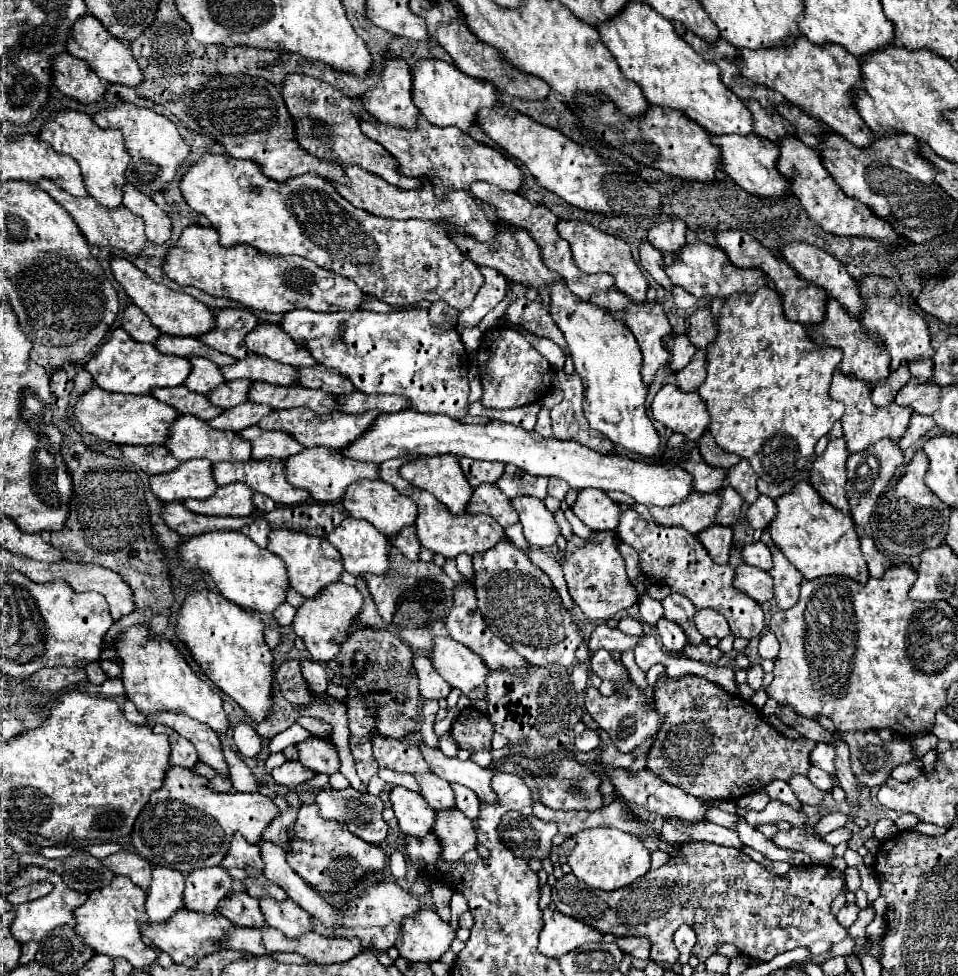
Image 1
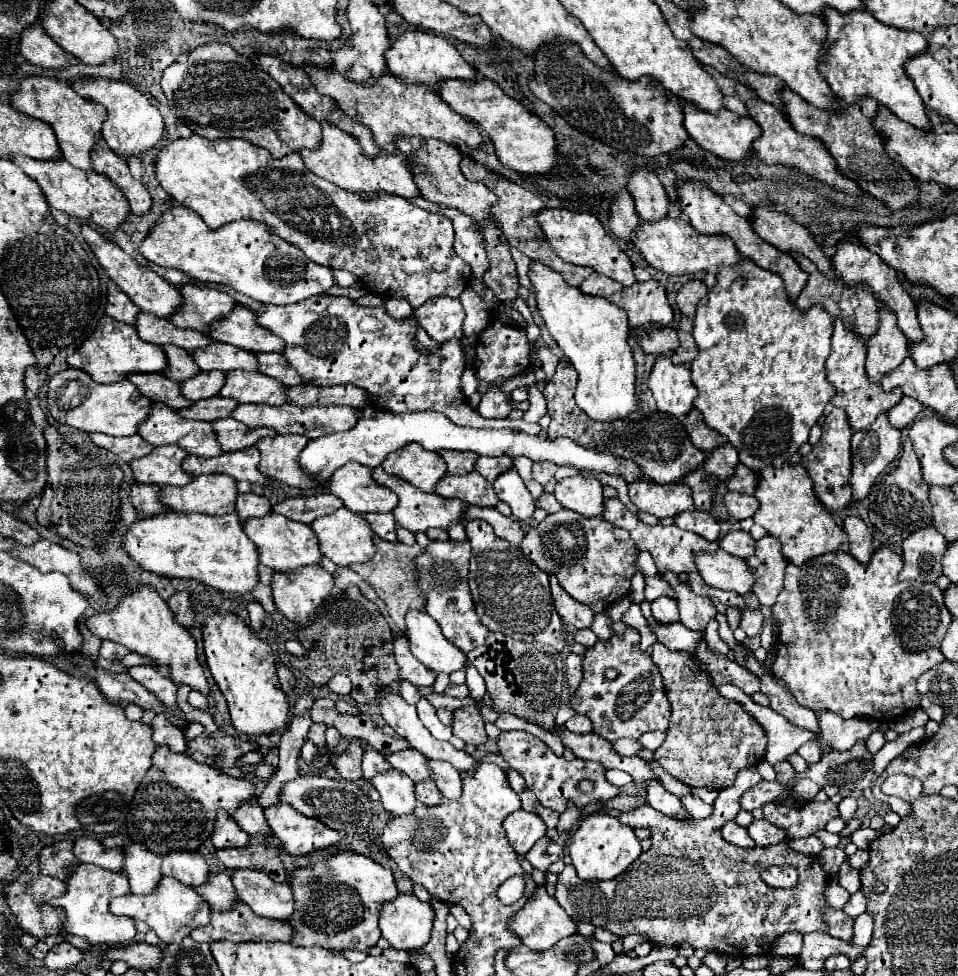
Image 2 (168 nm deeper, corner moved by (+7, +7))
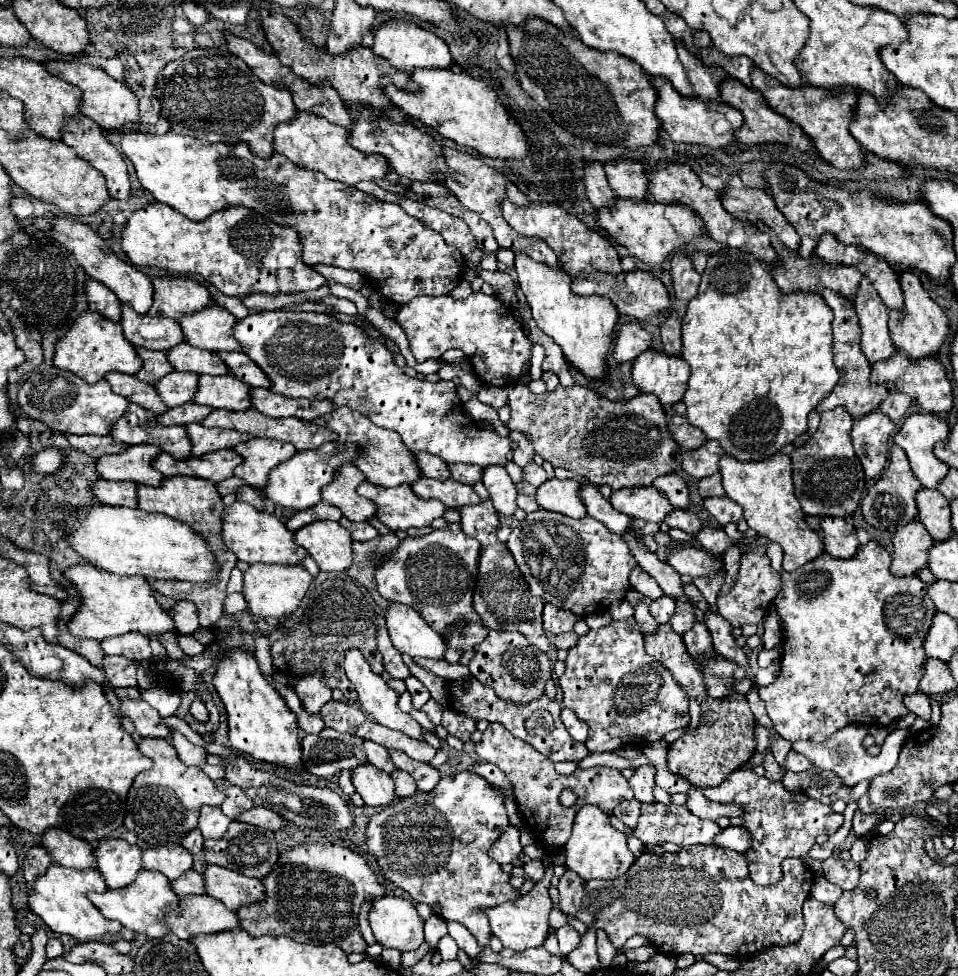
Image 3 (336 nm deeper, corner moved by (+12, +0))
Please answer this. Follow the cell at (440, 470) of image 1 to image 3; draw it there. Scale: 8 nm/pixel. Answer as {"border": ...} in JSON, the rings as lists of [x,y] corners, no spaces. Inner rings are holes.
{"border":[[[340,407],[340,409],[316,419],[314,423],[334,431],[338,435],[338,443],[350,441],[350,443],[362,445],[364,455],[356,461],[356,467],[364,473],[364,477],[370,483],[380,485],[380,487],[396,487],[402,483],[412,485],[416,479],[420,479],[420,467],[416,467],[414,453],[404,447],[404,443],[400,441],[400,435],[396,435],[394,431],[376,427],[368,417],[360,415],[358,411],[352,411],[348,407]]]}

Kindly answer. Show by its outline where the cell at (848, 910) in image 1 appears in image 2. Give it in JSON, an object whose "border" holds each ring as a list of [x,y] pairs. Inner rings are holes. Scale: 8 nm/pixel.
{"border":[[[829,880],[829,882],[827,882],[823,896],[825,896],[825,900],[827,900],[829,906],[839,908],[839,910],[841,910],[841,908],[847,904],[847,900],[849,900],[849,892],[847,892],[837,880]]]}

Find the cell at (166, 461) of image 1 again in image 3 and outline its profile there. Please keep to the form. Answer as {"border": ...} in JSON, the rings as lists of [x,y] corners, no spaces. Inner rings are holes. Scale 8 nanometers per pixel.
{"border":[[[68,435],[68,441],[72,447],[76,447],[78,451],[94,457],[94,459],[100,459],[104,455],[118,455],[120,451],[126,451],[126,447],[130,445],[124,445],[124,443],[116,443],[112,437],[100,437],[100,435]]]}

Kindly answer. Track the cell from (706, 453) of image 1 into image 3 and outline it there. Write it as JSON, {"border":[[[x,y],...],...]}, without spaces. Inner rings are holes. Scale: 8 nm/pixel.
{"border":[[[682,401],[672,405],[672,409],[668,409],[666,417],[668,417],[668,429],[670,429],[672,437],[674,437],[674,441],[682,449],[694,451],[694,449],[700,449],[700,445],[704,445],[708,441],[706,435],[700,429],[696,429],[694,425],[688,423],[686,405]]]}

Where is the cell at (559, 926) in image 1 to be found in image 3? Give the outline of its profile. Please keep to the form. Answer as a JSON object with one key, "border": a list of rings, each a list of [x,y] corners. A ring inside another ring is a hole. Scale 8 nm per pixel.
{"border":[[[546,867],[544,879],[538,881],[530,893],[522,895],[518,901],[510,901],[510,903],[504,903],[504,905],[498,905],[498,907],[492,907],[486,911],[486,915],[490,919],[492,933],[502,941],[504,947],[514,949],[514,951],[526,951],[530,947],[542,947],[544,945],[548,933],[552,931],[550,921],[548,921],[548,913],[552,909],[548,885],[550,885],[552,875],[554,875],[552,867]]]}

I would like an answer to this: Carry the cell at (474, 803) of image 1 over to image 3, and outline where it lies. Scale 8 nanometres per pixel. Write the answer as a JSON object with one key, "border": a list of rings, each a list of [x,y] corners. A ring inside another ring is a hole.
{"border":[[[390,749],[390,757],[392,757],[392,761],[394,761],[394,765],[398,769],[402,769],[402,771],[406,771],[406,773],[410,773],[414,777],[418,789],[424,791],[424,793],[430,793],[436,787],[436,783],[442,779],[440,773],[438,773],[438,769],[434,769],[428,763],[414,761],[406,753],[402,753],[402,751]]]}

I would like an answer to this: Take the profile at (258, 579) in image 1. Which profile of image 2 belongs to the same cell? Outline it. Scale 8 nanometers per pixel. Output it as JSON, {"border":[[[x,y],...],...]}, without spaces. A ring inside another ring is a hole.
{"border":[[[163,512],[159,516],[137,518],[131,528],[121,538],[121,548],[147,572],[167,576],[167,578],[193,578],[207,586],[213,586],[223,592],[233,594],[249,594],[257,584],[257,548],[245,536],[237,512],[227,516],[207,516],[207,514],[179,514],[179,512]]]}

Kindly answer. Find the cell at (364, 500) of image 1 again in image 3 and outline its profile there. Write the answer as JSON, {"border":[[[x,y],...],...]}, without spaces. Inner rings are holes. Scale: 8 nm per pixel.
{"border":[[[344,465],[334,481],[322,487],[322,499],[336,505],[350,521],[368,521],[376,517],[376,505],[356,493],[356,487],[364,481],[364,473],[354,465]]]}

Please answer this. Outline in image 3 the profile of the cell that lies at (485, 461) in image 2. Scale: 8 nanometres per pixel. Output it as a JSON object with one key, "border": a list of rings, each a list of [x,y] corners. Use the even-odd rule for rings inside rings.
{"border":[[[454,463],[450,465],[450,473],[452,479],[460,481],[460,483],[468,483],[468,485],[476,485],[482,481],[484,469],[480,465],[464,465],[464,463]]]}

